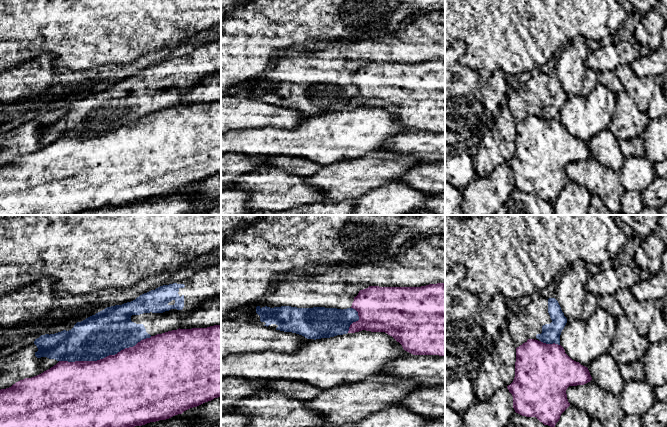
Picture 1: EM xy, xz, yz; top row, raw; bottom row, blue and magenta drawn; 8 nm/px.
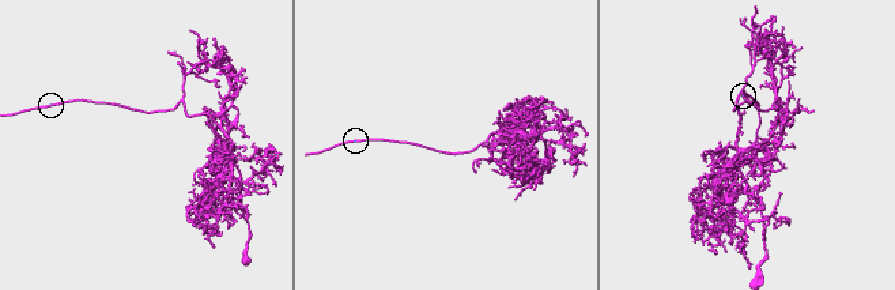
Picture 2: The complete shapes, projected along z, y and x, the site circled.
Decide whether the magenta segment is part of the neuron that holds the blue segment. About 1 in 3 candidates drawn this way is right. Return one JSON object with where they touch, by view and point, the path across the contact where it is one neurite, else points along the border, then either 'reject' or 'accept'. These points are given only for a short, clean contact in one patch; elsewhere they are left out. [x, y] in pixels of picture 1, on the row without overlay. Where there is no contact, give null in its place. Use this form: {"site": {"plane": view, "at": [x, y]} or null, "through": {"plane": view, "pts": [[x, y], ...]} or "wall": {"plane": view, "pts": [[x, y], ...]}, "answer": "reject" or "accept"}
{"site": {"plane": "xy", "at": [105, 132]}, "answer": "reject"}

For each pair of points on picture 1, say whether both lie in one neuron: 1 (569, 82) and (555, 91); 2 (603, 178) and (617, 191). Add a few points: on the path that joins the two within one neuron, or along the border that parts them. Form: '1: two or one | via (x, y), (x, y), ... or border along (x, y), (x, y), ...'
1: two | border along (554, 74), (567, 94)
2: one | via (606, 181), (614, 189)

